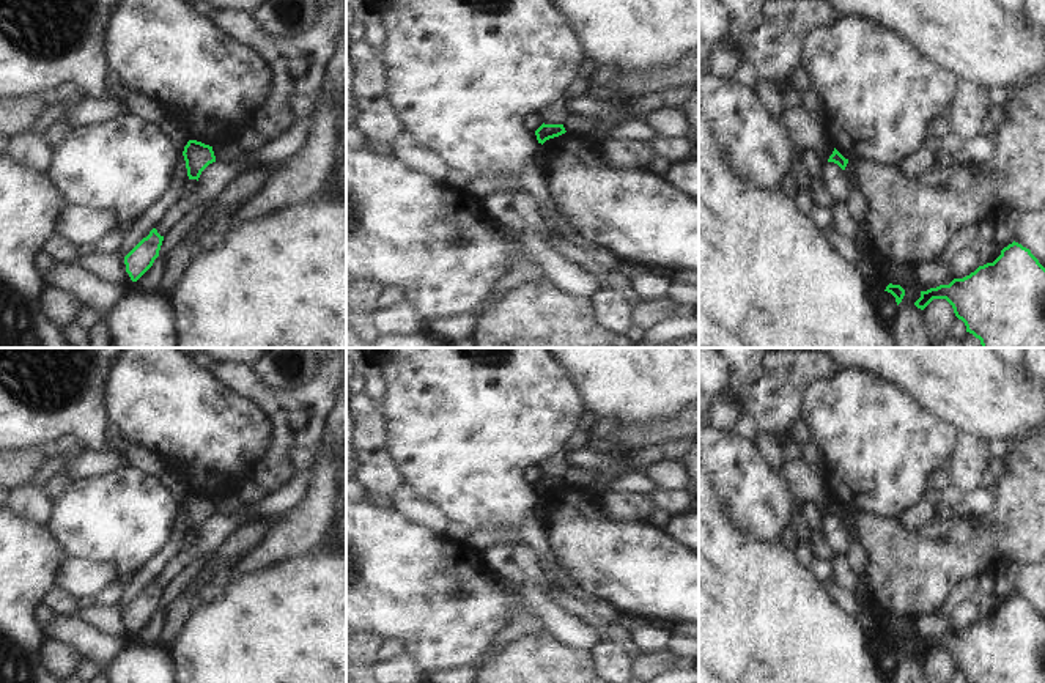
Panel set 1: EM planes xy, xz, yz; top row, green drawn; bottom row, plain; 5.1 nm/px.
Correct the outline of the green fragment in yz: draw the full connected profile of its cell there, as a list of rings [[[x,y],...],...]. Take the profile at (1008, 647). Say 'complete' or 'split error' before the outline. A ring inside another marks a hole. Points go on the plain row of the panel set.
complete; [[[1015,593],[1004,600],[993,615],[979,618],[969,628],[921,644],[914,658],[924,663],[933,652],[946,652],[955,669],[965,675],[966,683],[1045,683],[1045,620],[1029,601]]]

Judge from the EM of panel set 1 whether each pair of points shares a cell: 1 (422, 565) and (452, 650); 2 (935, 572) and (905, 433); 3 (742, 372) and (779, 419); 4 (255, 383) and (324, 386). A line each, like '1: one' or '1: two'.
1: one
2: two
3: two
4: one

